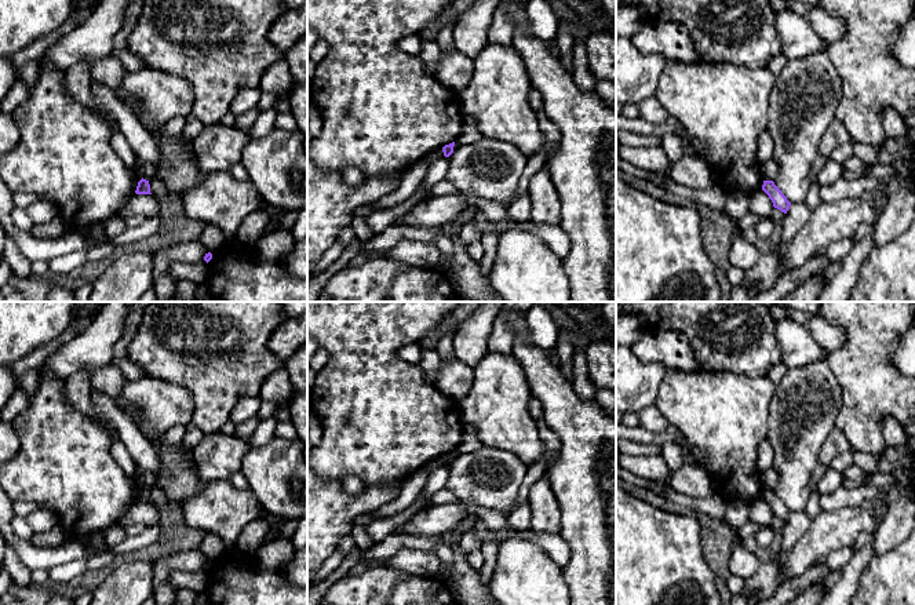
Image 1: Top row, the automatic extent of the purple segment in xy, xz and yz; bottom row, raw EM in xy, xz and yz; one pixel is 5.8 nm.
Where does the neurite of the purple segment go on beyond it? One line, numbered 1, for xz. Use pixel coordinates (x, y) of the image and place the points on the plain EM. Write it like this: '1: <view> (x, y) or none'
1: none

